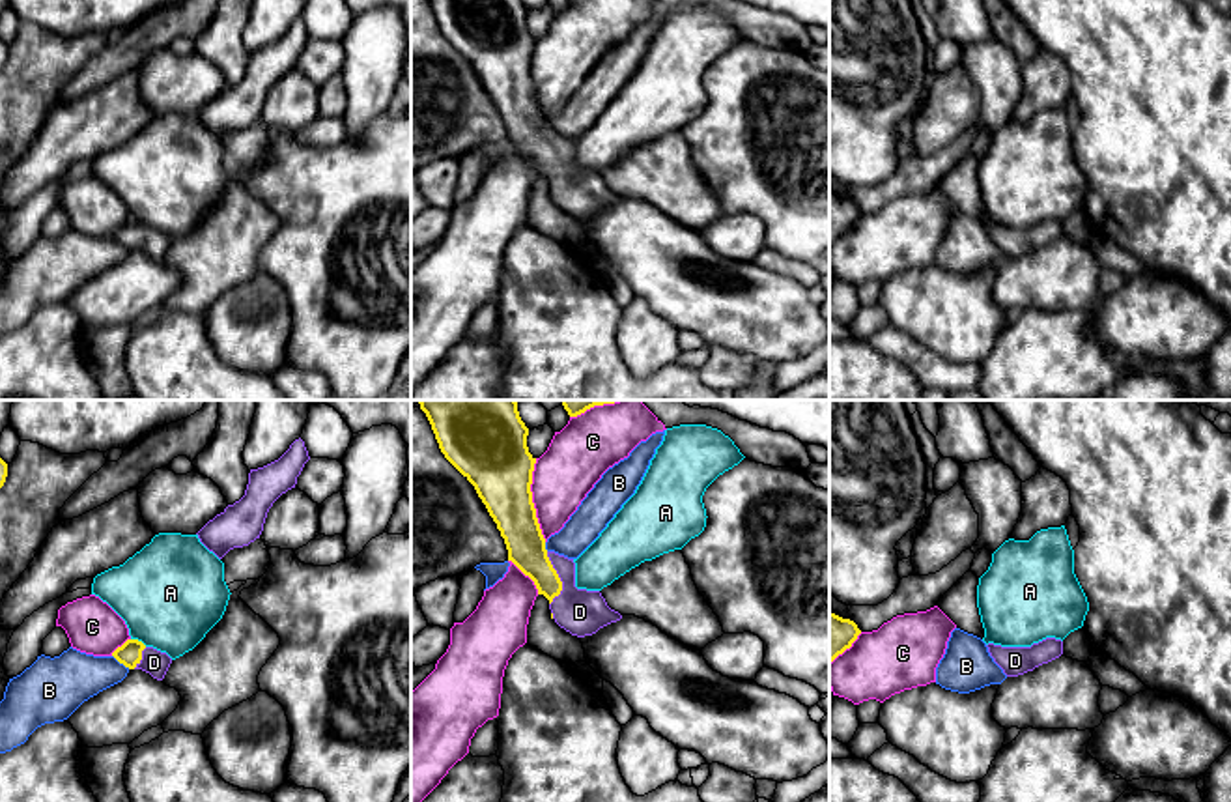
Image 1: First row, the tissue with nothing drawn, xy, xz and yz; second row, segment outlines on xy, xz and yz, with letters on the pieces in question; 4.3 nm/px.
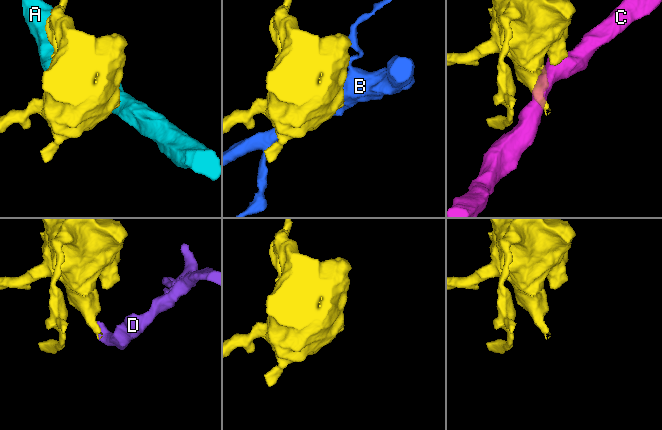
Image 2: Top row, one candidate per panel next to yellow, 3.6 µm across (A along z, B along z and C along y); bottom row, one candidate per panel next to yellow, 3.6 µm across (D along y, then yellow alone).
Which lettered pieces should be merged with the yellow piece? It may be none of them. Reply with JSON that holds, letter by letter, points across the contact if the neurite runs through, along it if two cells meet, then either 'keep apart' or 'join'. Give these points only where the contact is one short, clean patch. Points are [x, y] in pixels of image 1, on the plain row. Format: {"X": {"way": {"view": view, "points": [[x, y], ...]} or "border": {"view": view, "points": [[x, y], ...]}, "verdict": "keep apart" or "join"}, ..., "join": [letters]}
{"A": {"border": {"view": "xy", "points": [[131, 219], [146, 227]]}, "verdict": "keep apart"}, "B": {"verdict": "keep apart"}, "C": {"verdict": "keep apart"}, "D": {"way": {"view": "xz", "points": [[522, 114], [525, 126], [559, 159], [561, 174], [580, 193]]}, "verdict": "join"}, "join": ["D"]}

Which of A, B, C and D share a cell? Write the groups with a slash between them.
A / B / C / D

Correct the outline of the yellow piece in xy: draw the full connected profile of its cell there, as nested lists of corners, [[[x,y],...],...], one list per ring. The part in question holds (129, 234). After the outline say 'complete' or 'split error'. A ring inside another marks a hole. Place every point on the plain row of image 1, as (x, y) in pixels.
[[[127,221],[112,237],[129,251],[142,251],[153,260],[163,262],[172,239],[153,228],[146,228],[138,221]]]; split error

